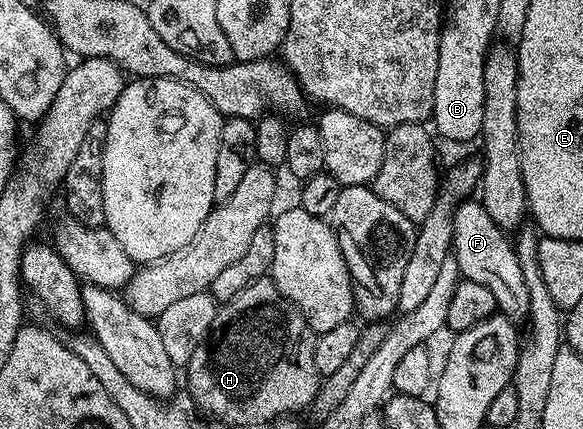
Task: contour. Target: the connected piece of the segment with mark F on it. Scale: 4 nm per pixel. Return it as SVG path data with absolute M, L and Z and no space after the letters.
M466 199L456 206L457 213L452 214L453 242L452 260L456 261L460 276L471 283L487 287L495 295L498 310L510 319L528 318L529 296L527 281L523 279L523 267L519 267L514 242L507 238L506 230L493 222L491 215L481 206L480 200Z

